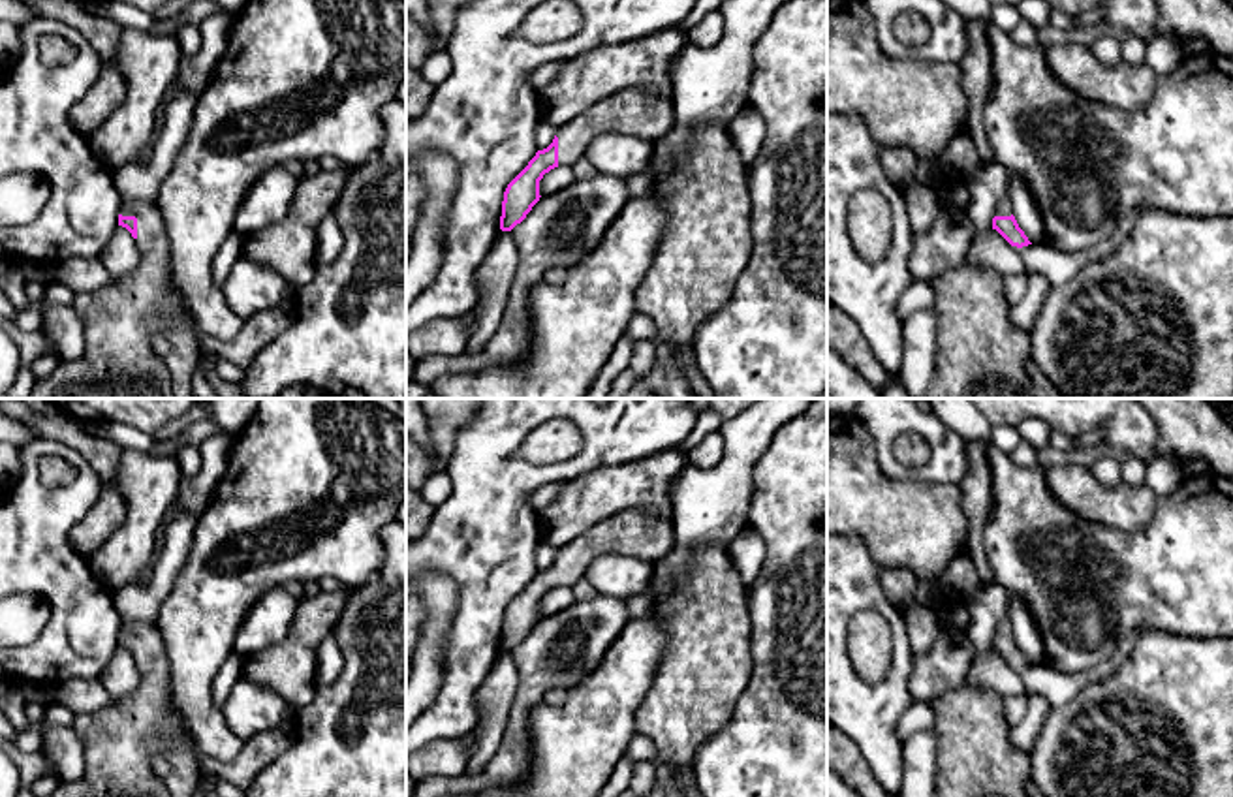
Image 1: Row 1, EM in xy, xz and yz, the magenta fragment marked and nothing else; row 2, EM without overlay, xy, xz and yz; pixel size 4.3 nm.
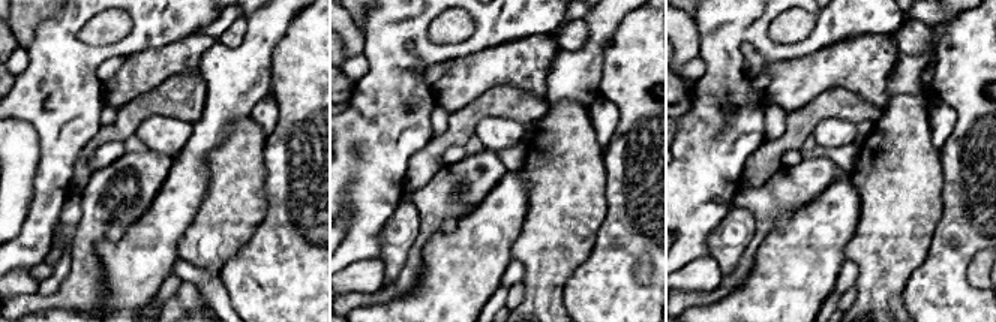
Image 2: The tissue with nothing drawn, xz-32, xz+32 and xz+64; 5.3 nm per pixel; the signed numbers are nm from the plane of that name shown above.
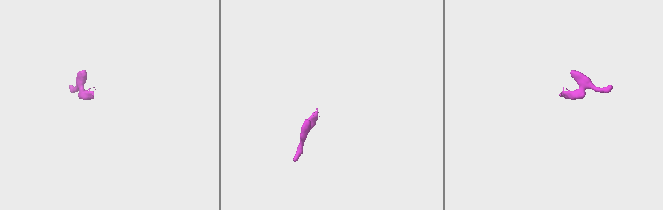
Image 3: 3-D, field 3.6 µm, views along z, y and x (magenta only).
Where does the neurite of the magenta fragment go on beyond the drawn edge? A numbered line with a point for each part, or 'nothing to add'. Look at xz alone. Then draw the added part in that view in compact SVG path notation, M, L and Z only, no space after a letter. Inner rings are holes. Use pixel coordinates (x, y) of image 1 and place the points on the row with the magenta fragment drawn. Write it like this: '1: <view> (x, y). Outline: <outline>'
1: xz (632, 111). Outline: M620 90L556 130L558 165L571 167L601 133L624 133L650 143L675 126L673 102L647 90Z

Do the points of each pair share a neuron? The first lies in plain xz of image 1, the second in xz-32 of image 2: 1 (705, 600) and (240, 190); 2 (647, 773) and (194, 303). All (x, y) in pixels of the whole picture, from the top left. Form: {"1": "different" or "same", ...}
{"1": "same", "2": "same"}

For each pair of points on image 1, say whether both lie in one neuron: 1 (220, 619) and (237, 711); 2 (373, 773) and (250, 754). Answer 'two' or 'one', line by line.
1: two
2: two

